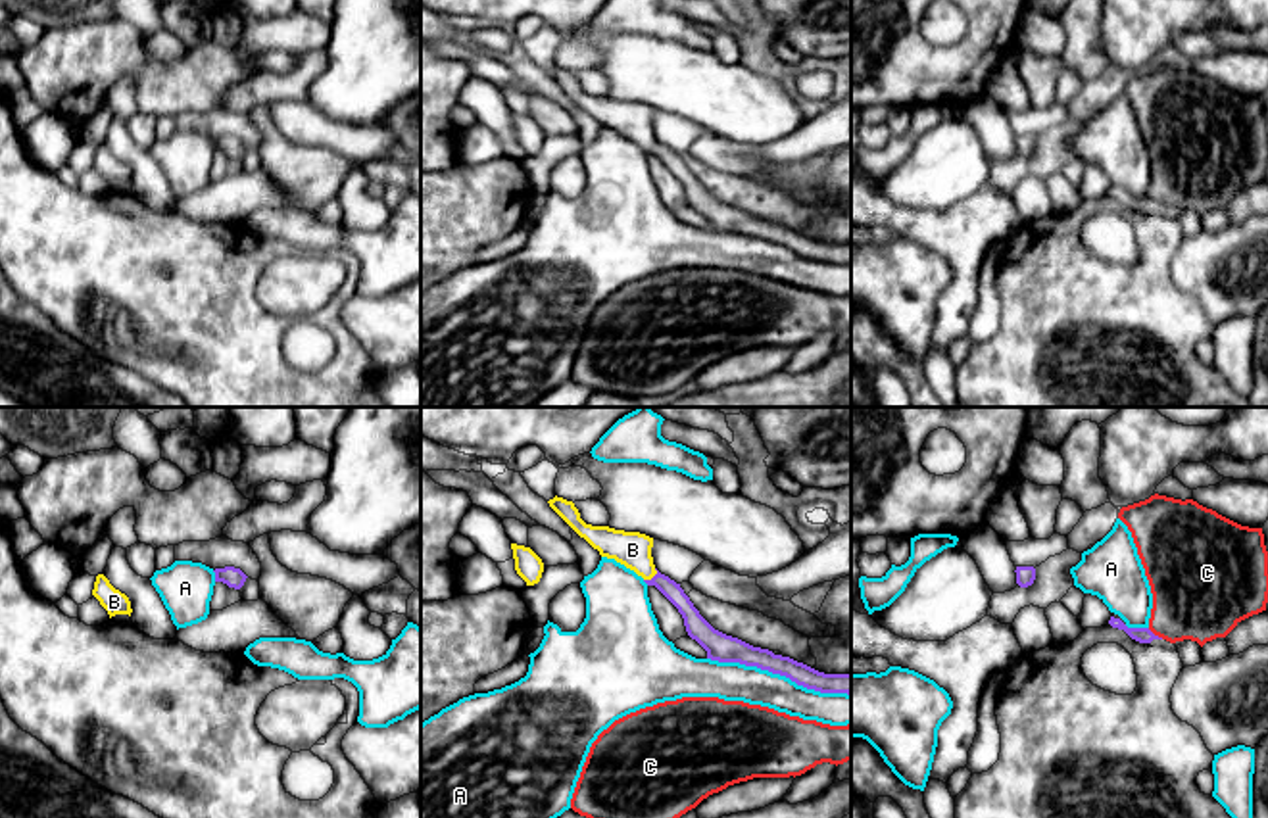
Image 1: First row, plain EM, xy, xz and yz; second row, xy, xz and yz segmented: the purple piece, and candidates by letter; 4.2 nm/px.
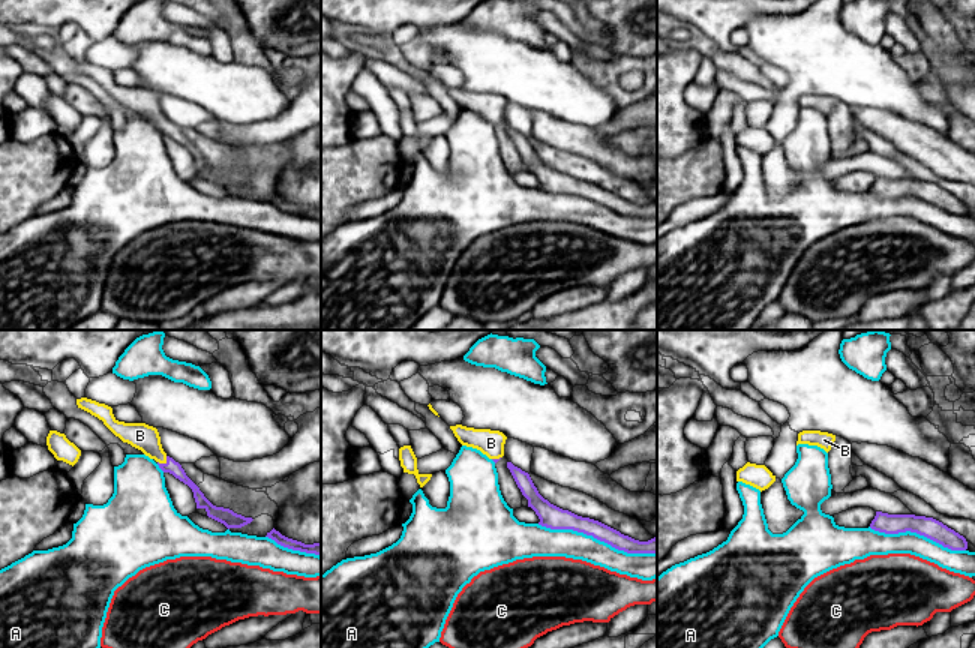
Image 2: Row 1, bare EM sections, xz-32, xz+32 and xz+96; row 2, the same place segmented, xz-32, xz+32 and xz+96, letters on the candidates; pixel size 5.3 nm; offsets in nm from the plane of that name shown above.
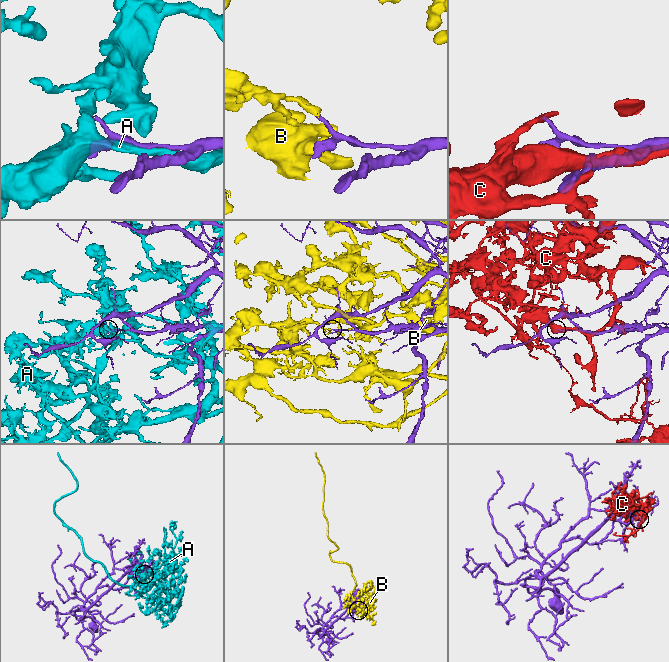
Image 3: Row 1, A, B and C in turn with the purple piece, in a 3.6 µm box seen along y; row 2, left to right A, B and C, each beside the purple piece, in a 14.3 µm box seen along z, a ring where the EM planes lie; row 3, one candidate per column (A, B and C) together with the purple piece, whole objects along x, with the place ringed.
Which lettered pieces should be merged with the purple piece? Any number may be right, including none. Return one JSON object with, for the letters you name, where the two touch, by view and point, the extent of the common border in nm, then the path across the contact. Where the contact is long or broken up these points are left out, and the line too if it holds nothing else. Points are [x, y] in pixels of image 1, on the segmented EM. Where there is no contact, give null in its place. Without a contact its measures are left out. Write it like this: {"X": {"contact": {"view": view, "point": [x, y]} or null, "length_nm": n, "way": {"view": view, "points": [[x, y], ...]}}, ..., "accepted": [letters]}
{"accepted": []}

